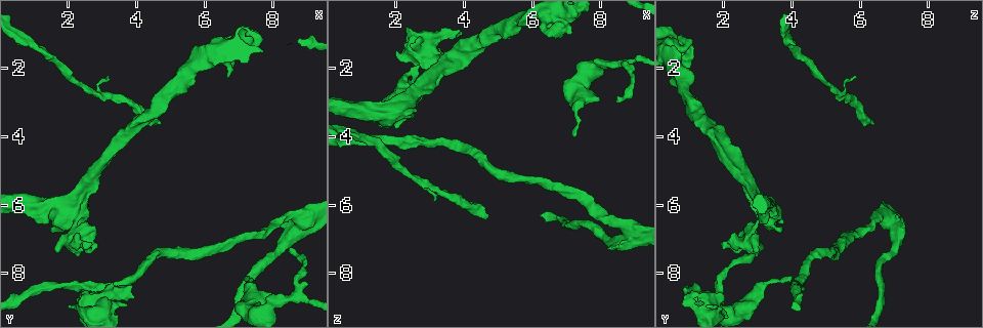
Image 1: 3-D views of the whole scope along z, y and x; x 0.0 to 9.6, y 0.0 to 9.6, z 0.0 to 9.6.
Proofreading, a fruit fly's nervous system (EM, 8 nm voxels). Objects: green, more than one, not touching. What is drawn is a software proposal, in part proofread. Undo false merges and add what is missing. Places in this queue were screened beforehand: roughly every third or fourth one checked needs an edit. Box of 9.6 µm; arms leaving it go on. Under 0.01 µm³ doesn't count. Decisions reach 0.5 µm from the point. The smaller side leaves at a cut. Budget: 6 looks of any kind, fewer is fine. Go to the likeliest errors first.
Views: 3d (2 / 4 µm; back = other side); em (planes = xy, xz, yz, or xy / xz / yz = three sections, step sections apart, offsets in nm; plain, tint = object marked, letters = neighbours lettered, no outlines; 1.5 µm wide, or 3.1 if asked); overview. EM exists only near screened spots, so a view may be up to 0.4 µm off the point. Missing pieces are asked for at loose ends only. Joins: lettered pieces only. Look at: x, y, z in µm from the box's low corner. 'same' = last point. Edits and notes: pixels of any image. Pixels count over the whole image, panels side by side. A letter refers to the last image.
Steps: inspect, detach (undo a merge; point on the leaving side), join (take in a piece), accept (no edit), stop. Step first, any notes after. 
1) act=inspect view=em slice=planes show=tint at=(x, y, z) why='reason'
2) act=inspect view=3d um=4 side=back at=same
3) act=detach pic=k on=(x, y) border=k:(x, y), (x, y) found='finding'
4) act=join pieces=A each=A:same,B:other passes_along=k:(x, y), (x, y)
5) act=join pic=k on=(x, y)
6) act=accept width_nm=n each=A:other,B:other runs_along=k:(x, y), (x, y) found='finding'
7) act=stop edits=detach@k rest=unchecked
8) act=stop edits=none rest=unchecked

act=inspect view=em slice=xz step=8 show=letters at=(3.95, 8.70, 1.00) why='branch stops here'

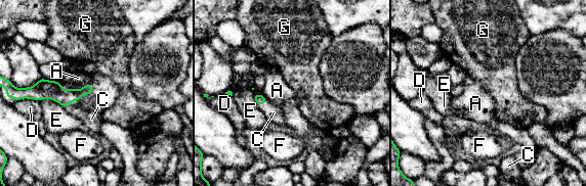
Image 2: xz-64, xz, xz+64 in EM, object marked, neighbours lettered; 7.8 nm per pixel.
act=join pieces=C each=A:other,C:same,D:other,E:other,F:other,G:other found='it goes on there'

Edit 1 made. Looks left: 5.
act=inspect view=overview

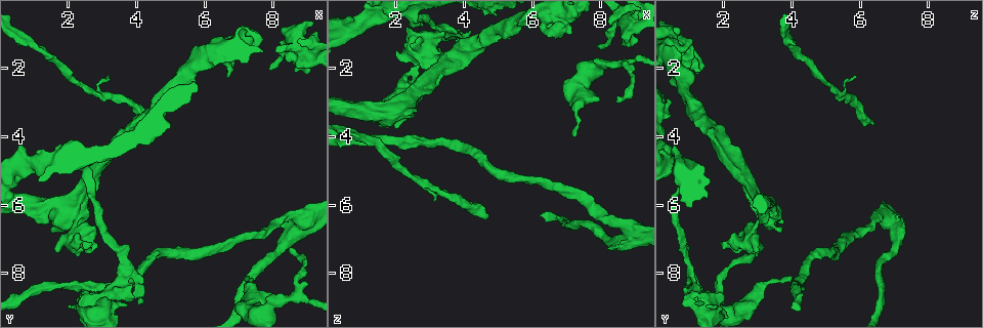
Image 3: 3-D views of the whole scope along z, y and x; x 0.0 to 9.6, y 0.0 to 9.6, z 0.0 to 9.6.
act=inspect view=em slice=xy step=8 show=tint at=(1.75, 7.35, 3.05) why='branch stops here'

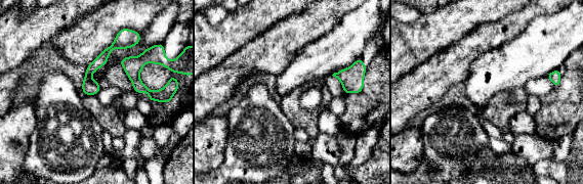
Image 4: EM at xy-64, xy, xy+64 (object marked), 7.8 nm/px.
act=inspect view=em slice=planes show=letters at=same

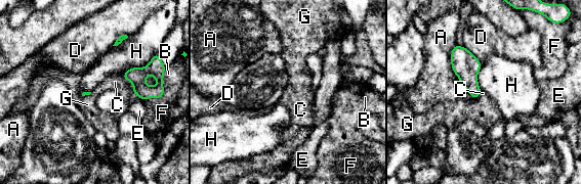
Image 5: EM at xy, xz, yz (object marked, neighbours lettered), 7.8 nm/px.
act=accept each=A:other,B:other,C:other,D:other,E:other,F:other,G:other,H:other border=5:(122, 77), (125, 81) found='none of them fits'

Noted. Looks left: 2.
act=stop edits=join@2 rest=unchecked

